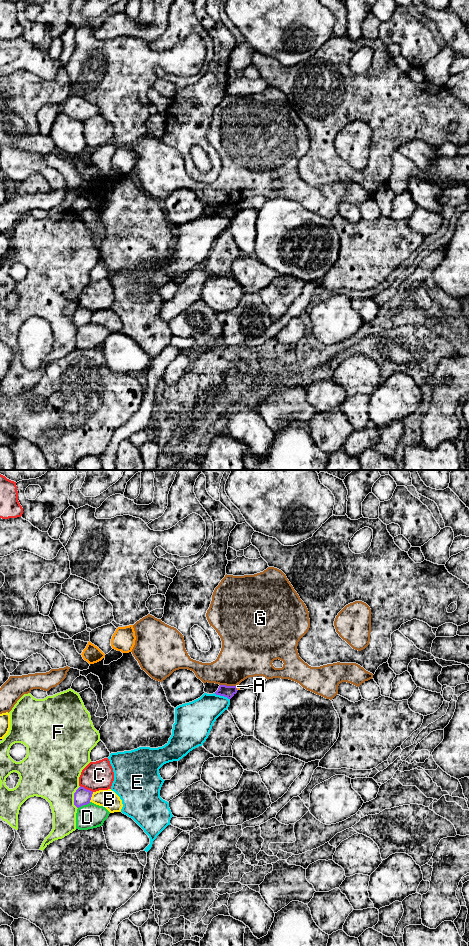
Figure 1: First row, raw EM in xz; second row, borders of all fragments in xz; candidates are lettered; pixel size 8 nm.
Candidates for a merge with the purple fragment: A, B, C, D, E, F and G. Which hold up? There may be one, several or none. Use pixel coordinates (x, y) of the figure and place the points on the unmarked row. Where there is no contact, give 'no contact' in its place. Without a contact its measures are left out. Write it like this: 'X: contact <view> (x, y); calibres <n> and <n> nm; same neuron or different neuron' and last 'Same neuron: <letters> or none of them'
A: contact xz (236, 208); calibres 100 and 20 nm; different neuron
B: contact xz (91, 316); calibres 140 and 150 nm; different neuron
C: contact xz (86, 309); calibres 140 and 240 nm; different neuron
D: contact xz (84, 324); calibres 140 and 200 nm; different neuron
E: contact xz (222, 215); calibres 100 and 260 nm; different neuron
F: contact xz (74, 317); calibres 140 and 420 nm; different neuron
G: contact xz (228, 206); calibres 100 and 340 nm; different neuron
Same neuron: none of them

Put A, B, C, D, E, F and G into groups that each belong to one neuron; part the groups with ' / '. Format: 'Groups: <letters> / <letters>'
Groups: A / B / C / D / E / F / G

